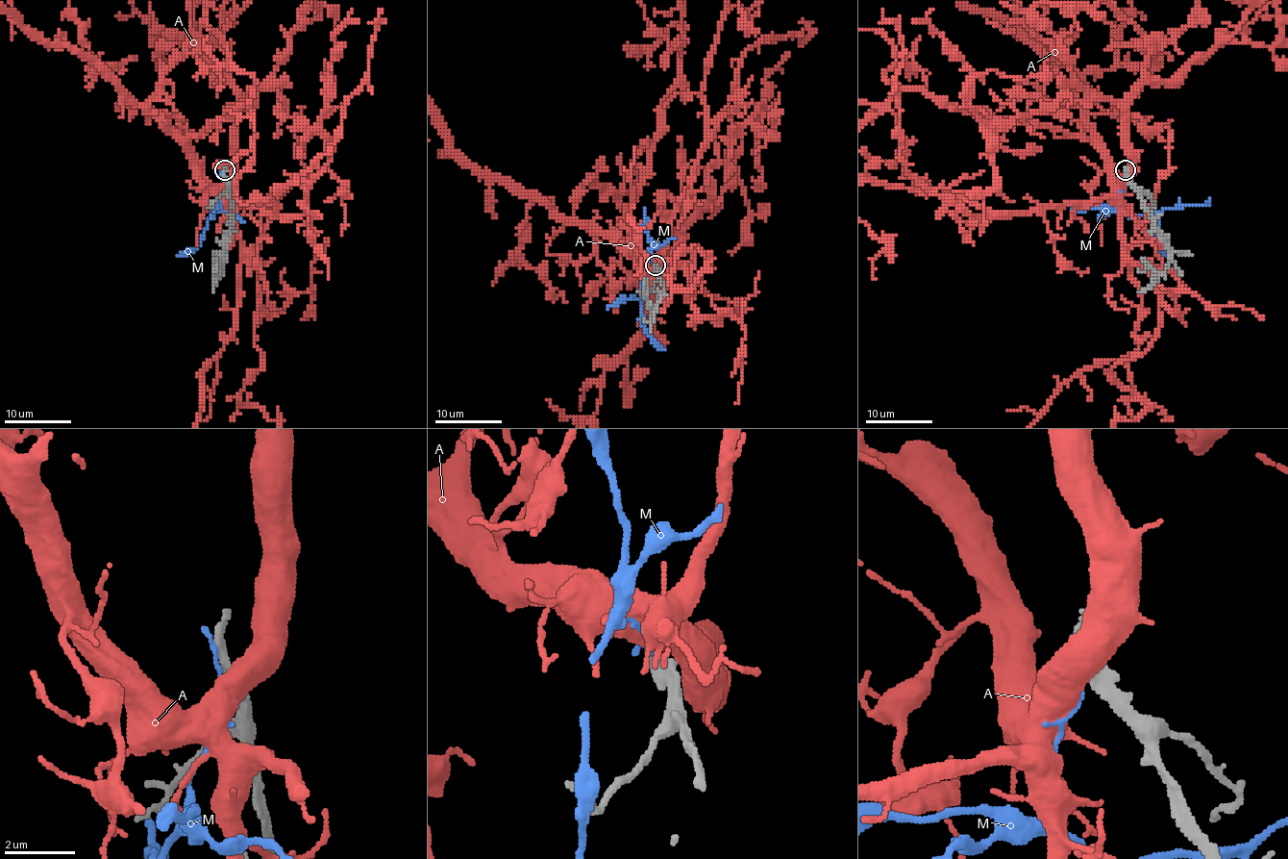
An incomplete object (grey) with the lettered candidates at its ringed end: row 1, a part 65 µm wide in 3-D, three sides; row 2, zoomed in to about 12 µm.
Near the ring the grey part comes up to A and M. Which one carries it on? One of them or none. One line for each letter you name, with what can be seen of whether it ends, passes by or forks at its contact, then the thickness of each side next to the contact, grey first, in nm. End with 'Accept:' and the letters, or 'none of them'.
Accept: none of them

